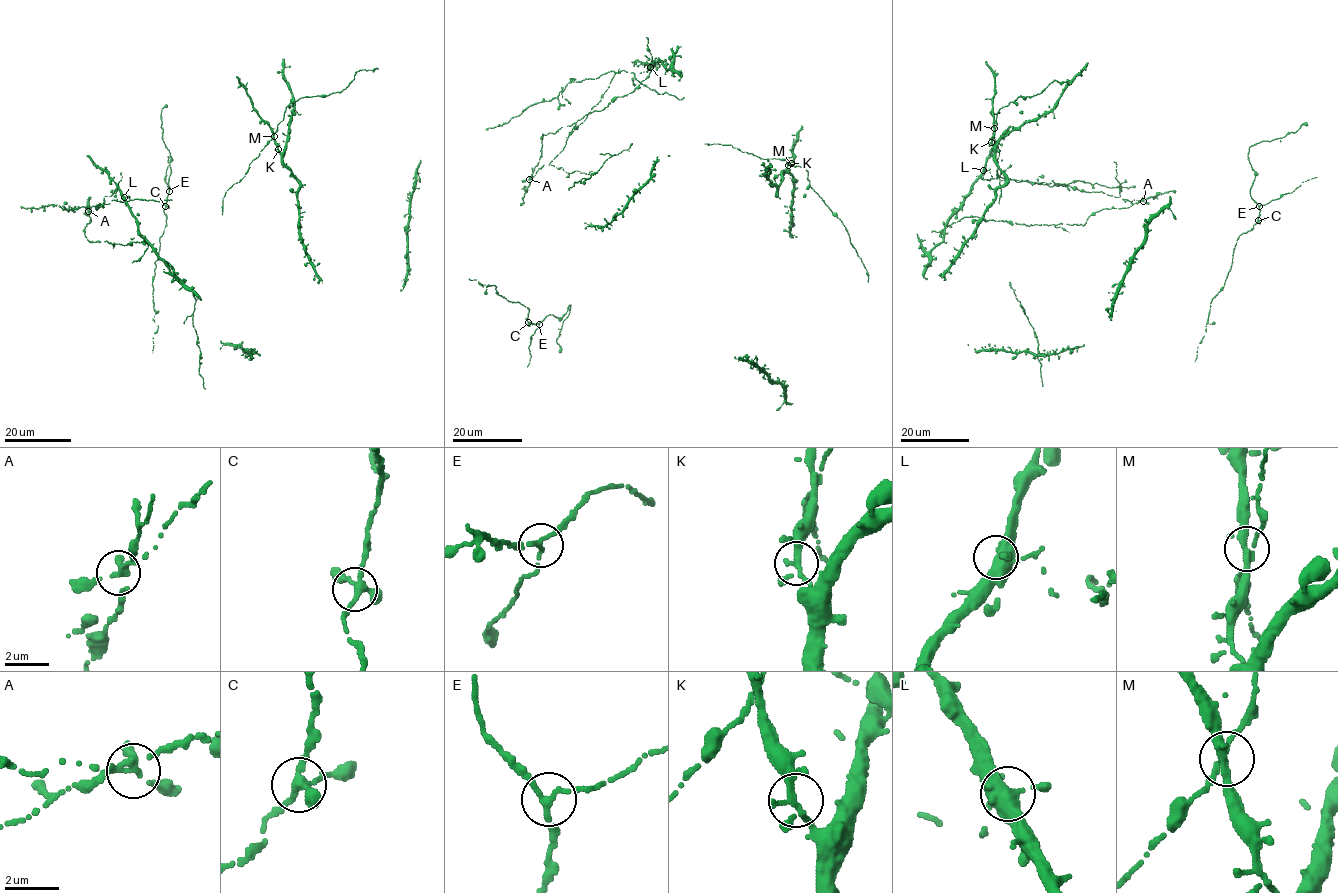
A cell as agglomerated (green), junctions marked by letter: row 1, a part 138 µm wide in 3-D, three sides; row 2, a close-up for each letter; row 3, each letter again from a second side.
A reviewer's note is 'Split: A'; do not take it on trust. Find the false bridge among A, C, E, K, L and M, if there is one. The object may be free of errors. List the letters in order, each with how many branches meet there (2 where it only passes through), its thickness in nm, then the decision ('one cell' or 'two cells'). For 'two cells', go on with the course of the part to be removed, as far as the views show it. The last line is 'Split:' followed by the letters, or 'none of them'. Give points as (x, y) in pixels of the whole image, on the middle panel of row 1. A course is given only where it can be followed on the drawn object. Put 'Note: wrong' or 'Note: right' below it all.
A: 4 | 220 nm | two cells | (529, 179), (564, 147), (569, 133), (608, 88), (613, 71), (569, 82), (556, 97), (486, 130)
C: 4 | 240 nm | one cell
E: 3 | 200 nm | one cell
K: 4 | 240 nm | one cell
L: 4 | 400 nm | one cell
M: 4 | 280 nm | one cell
Split: A
Note: right

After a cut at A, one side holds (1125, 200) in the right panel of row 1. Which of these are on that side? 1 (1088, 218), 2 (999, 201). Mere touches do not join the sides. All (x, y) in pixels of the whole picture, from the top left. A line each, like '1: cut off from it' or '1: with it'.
1: cut off from it
2: cut off from it

